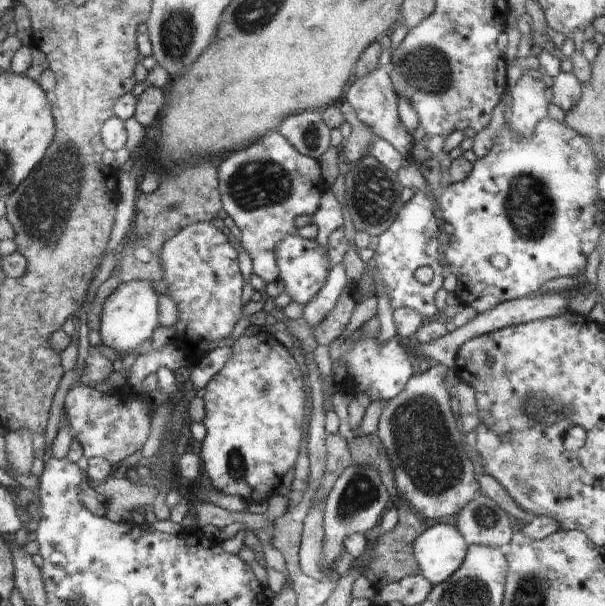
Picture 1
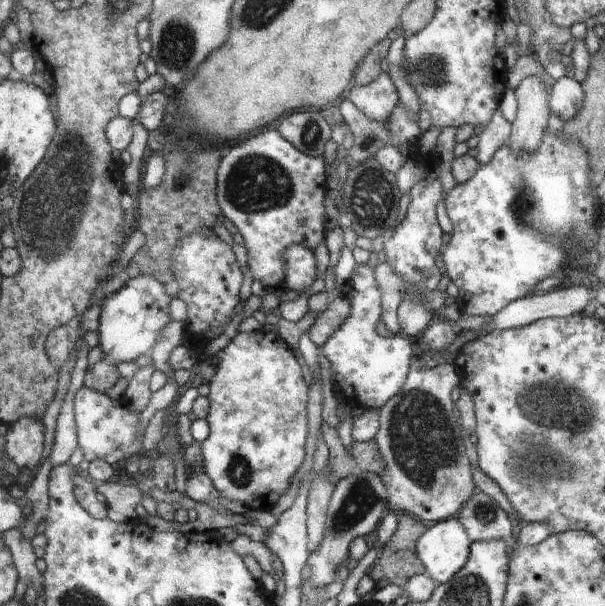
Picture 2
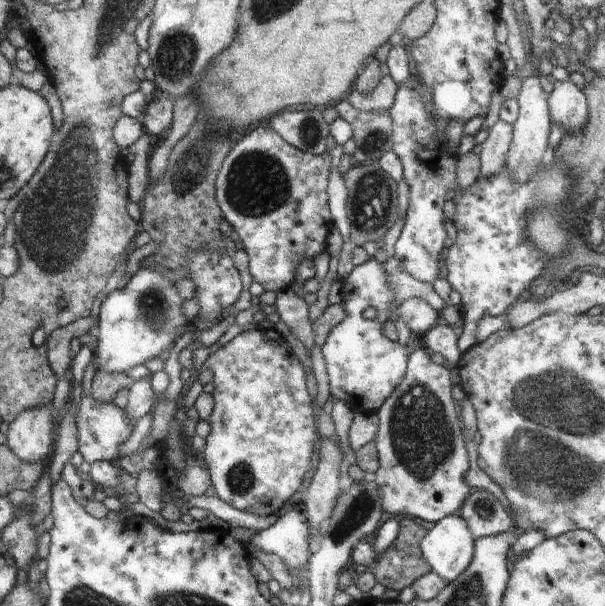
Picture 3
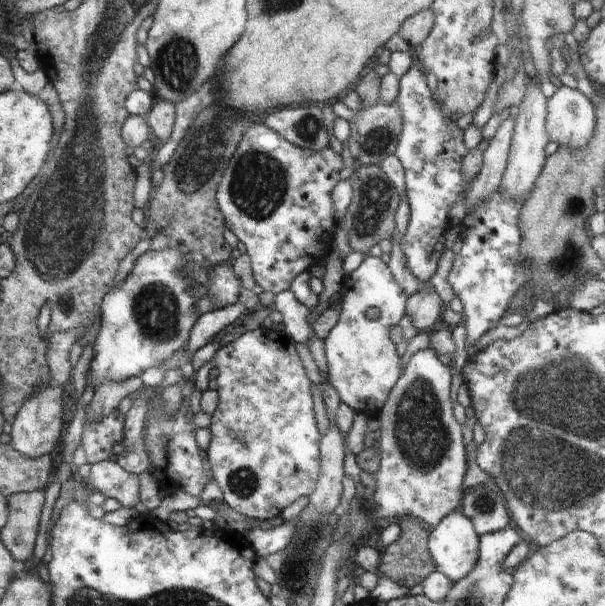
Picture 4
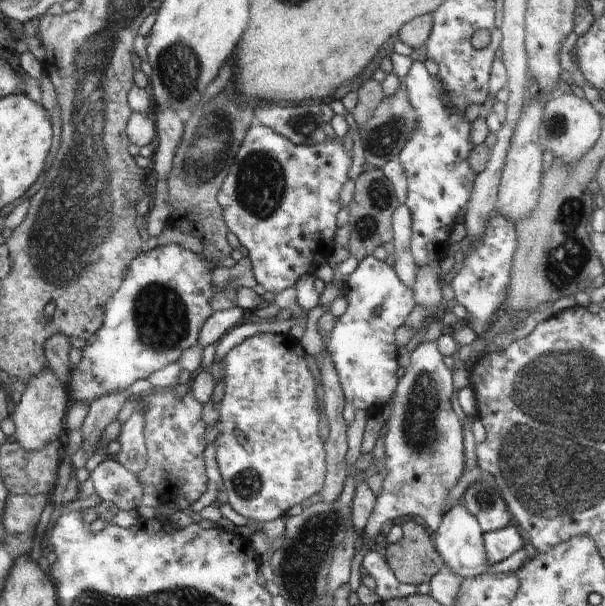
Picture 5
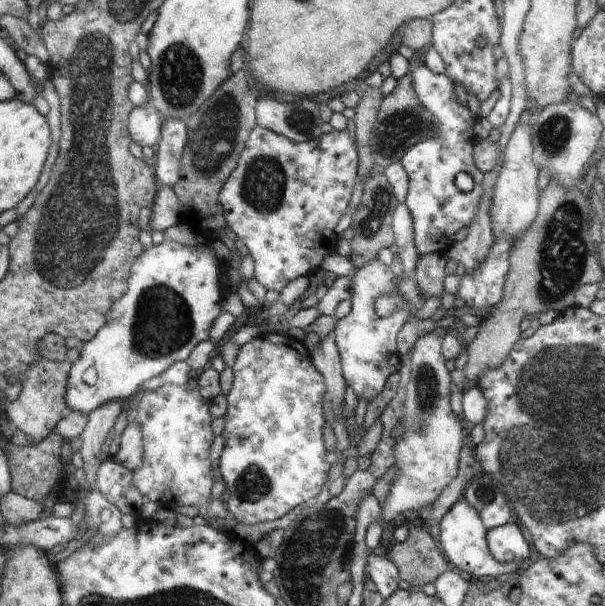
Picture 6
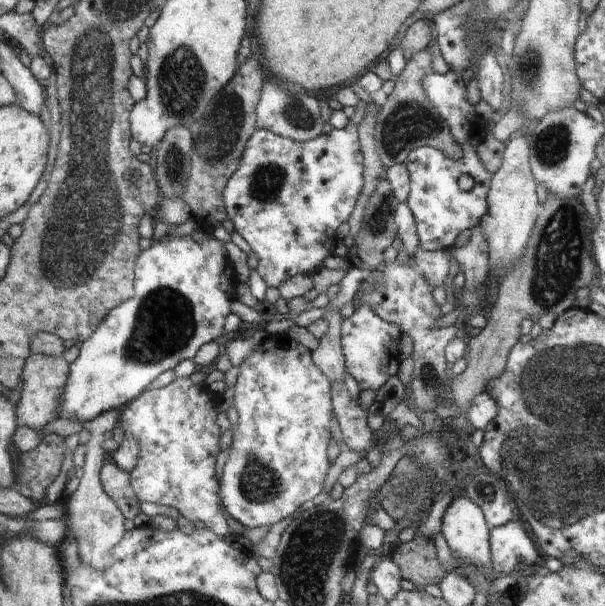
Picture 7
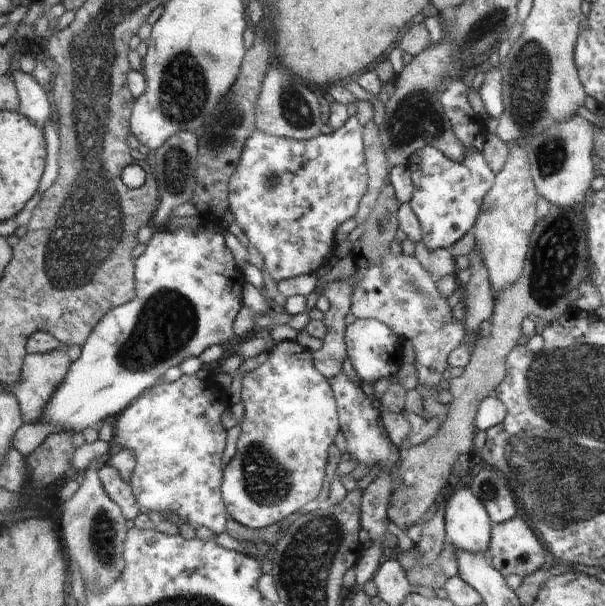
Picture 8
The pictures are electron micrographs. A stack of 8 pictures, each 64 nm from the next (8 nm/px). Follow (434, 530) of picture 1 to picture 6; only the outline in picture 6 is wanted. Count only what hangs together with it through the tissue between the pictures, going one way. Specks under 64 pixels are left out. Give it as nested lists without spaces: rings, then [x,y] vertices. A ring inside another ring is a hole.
[[[458,500],[451,506],[446,506],[445,515],[439,524],[440,550],[450,562],[451,567],[461,572],[468,579],[490,580],[515,575],[522,559],[512,560],[508,564],[500,563],[488,552],[487,528],[480,514],[466,500]]]

